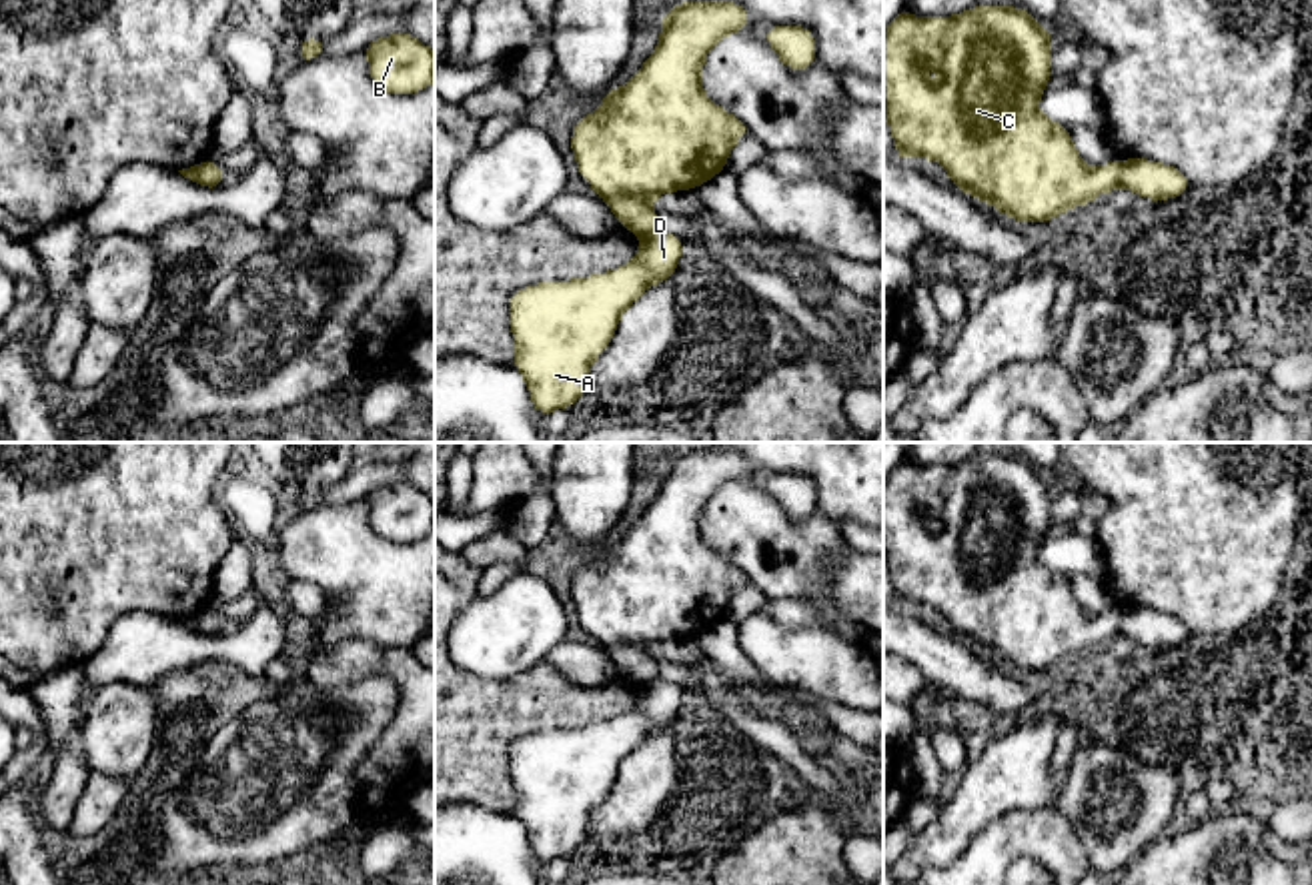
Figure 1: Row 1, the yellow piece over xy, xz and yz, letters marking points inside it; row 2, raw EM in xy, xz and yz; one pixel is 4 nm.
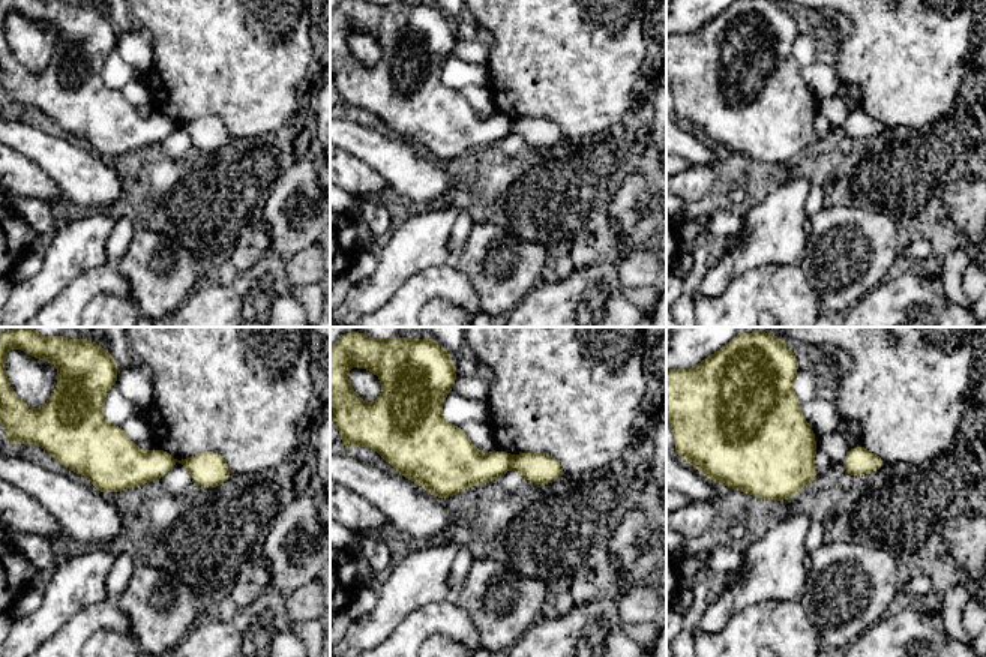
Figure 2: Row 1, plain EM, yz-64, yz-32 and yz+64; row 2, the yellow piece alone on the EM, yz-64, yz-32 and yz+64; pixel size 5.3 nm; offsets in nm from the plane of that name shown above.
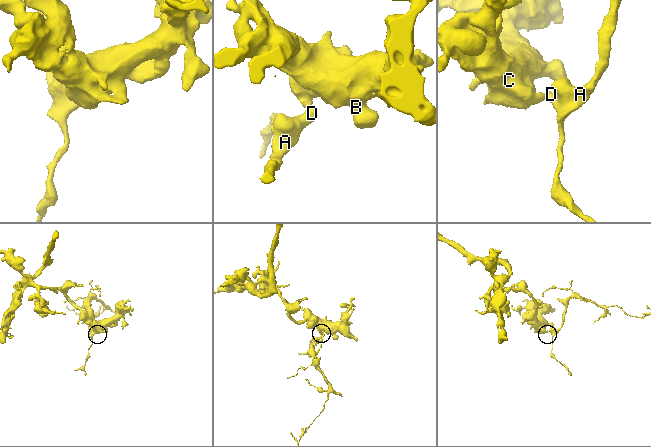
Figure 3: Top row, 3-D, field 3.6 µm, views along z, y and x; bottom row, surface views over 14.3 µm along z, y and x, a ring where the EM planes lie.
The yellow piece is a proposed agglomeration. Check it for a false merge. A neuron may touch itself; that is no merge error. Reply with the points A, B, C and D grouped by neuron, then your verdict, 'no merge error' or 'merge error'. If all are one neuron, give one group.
A D / B C; merge error

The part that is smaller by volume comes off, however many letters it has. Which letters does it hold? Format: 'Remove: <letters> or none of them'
Remove: A, D

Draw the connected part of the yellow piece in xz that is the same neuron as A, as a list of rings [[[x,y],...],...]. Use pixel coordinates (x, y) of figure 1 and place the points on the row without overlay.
[[[657,677],[641,685],[637,707],[621,717],[511,743],[513,817],[527,829],[541,865],[571,857],[587,839],[589,815],[611,791],[619,763],[647,735],[673,725],[681,697],[681,687]]]

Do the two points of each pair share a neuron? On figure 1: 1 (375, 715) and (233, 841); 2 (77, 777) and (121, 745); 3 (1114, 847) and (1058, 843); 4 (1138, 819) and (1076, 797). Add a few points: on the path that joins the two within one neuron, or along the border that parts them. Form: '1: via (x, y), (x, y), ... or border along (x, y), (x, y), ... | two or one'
1: via (339, 737), (269, 805) | one
2: border along (79, 735), (83, 757), (91, 771) | two
3: border along (1056, 807), (1072, 825), (1088, 863) | two
4: via (1122, 805), (1110, 797), (1092, 797) | one

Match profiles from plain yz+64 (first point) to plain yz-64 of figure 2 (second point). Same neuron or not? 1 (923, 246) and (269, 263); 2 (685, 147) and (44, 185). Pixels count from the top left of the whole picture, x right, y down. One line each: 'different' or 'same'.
1: different
2: different

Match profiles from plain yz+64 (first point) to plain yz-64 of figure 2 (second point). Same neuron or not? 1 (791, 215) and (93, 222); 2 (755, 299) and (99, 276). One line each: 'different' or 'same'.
1: same
2: same

